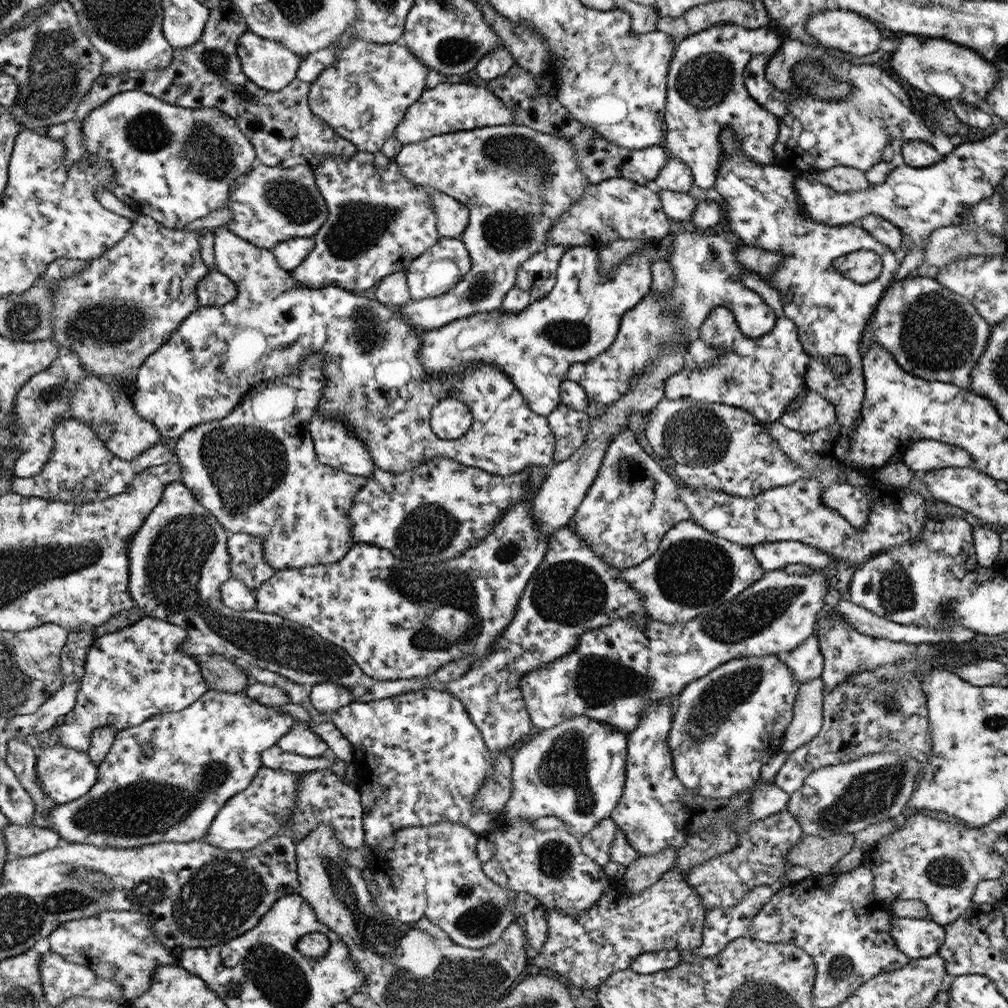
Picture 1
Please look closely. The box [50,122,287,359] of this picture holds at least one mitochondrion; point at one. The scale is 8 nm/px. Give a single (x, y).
(115, 324)

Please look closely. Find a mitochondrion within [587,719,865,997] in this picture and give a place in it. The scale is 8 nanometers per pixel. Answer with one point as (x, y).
(841, 971)

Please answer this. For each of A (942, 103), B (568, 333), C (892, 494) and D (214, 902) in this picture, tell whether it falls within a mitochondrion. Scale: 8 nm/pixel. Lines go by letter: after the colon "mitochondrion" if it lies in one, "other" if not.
A: other
B: mitochondrion
C: other
D: mitochondrion

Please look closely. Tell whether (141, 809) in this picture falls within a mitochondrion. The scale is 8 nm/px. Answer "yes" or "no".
yes

